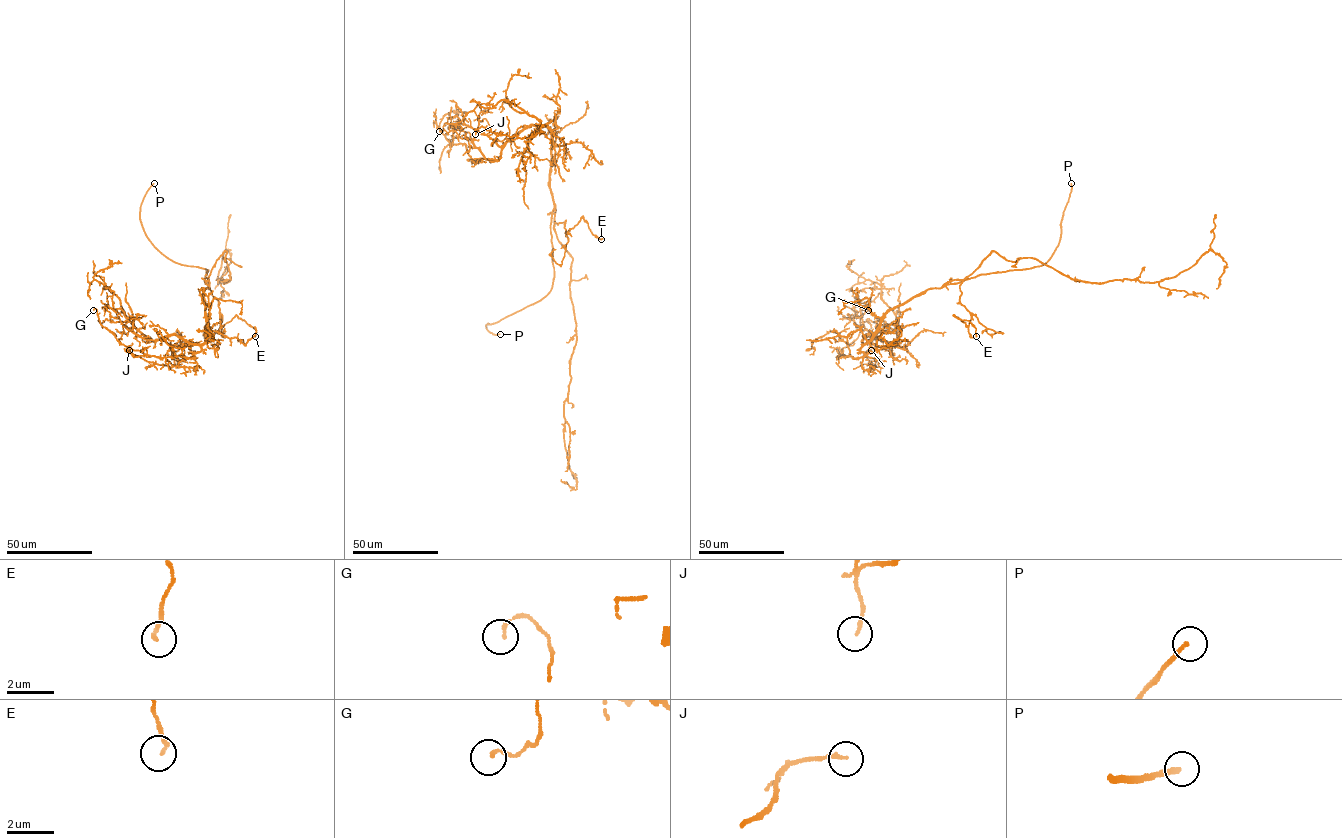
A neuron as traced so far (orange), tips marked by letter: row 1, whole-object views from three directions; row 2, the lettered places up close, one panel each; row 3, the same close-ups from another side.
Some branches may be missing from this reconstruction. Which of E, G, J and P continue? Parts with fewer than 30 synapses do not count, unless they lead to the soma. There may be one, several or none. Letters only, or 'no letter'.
P

